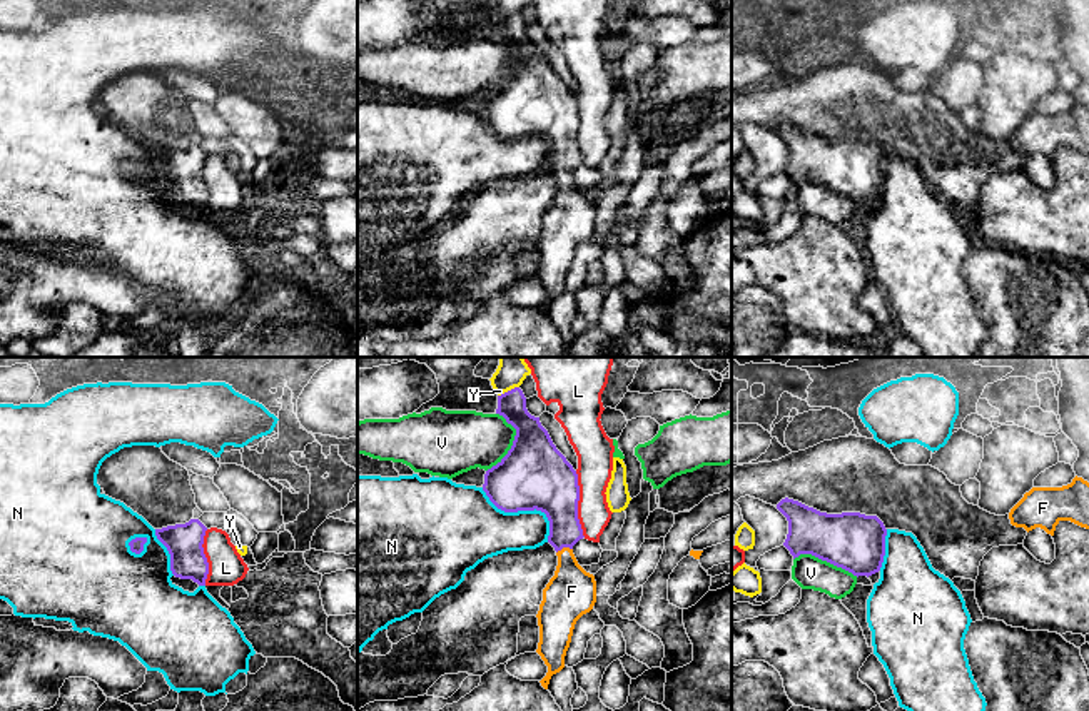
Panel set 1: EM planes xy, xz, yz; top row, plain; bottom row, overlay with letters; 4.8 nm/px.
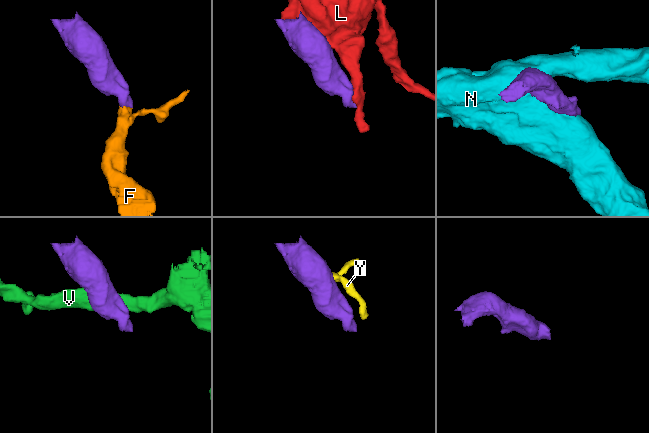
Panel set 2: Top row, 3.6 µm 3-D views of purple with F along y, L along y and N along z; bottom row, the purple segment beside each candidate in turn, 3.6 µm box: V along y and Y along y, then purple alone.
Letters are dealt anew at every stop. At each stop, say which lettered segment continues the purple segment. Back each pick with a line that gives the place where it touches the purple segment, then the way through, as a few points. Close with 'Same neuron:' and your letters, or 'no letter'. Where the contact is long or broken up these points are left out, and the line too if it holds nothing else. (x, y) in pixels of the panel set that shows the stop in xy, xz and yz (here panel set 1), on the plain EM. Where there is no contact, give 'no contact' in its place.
F: contact xz (563, 172); way xz (557, 122), (563, 141), (563, 172), (572, 217)
Same neuron: F

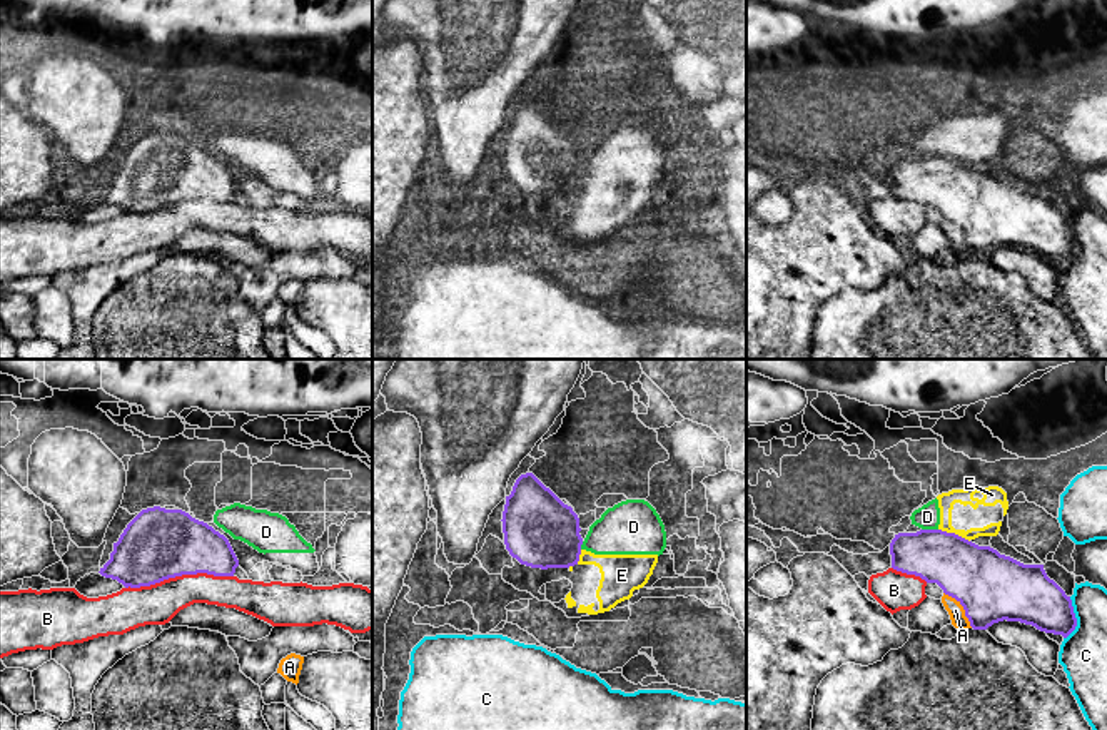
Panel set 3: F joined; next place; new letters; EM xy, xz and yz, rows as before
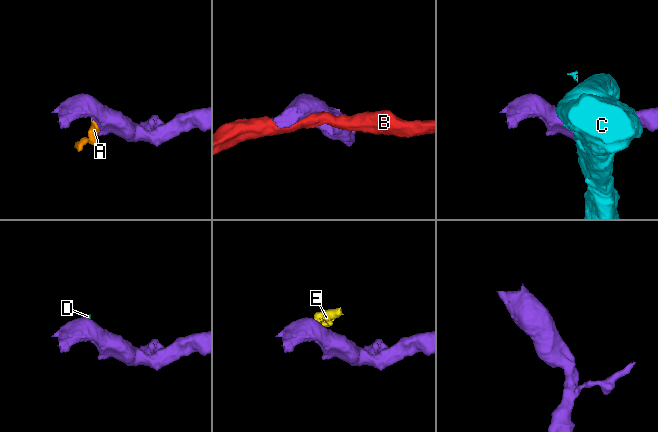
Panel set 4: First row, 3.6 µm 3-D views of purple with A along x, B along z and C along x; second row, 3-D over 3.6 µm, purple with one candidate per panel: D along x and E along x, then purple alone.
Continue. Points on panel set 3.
Same neuron: no letter

